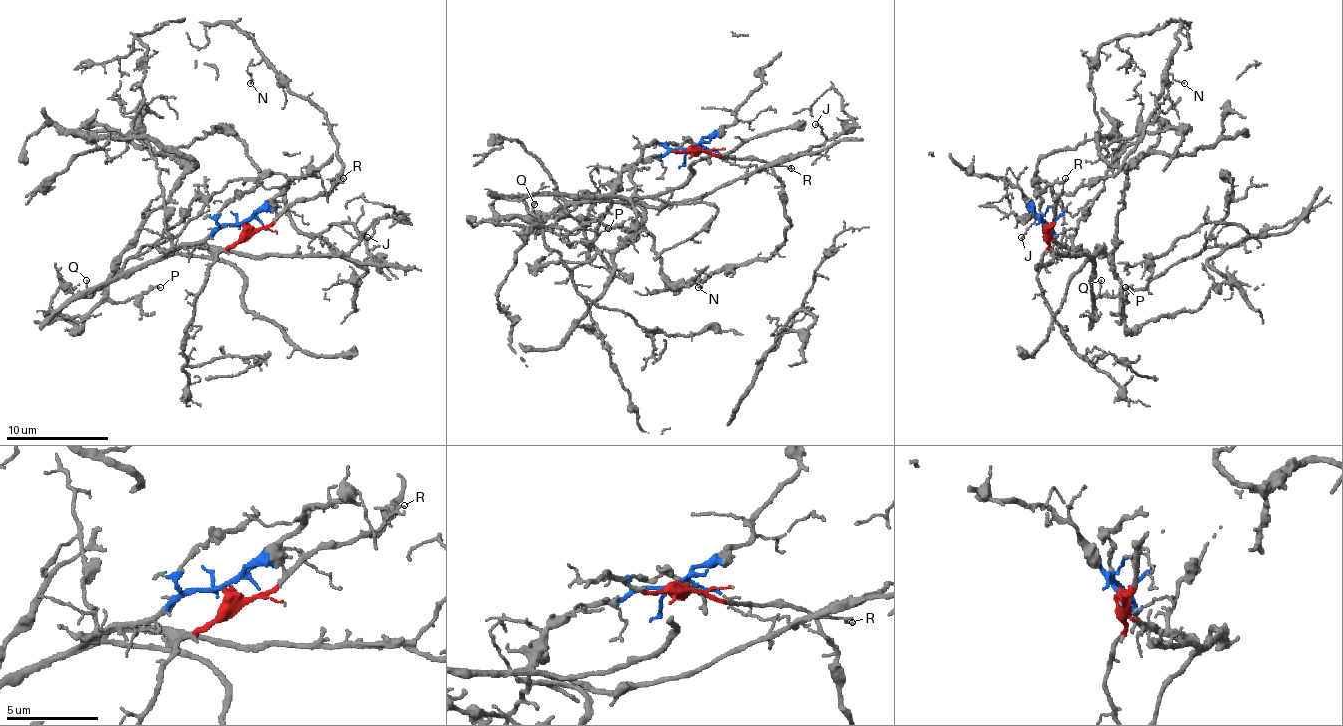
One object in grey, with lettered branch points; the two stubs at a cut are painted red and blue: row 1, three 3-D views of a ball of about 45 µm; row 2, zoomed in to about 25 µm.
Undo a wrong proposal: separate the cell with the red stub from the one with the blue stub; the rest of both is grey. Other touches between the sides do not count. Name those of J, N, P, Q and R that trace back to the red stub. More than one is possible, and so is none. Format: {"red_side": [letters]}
{"red_side": ["N", "R"]}

